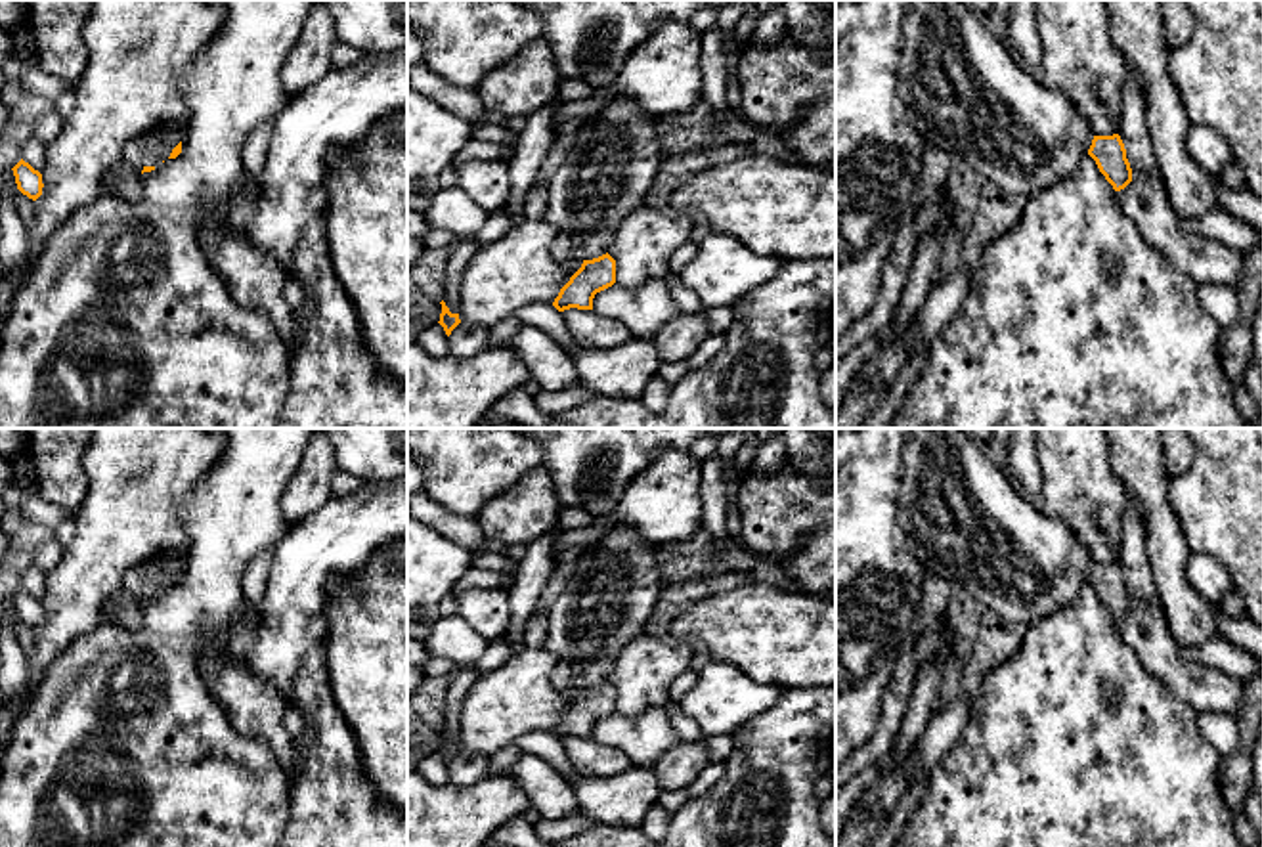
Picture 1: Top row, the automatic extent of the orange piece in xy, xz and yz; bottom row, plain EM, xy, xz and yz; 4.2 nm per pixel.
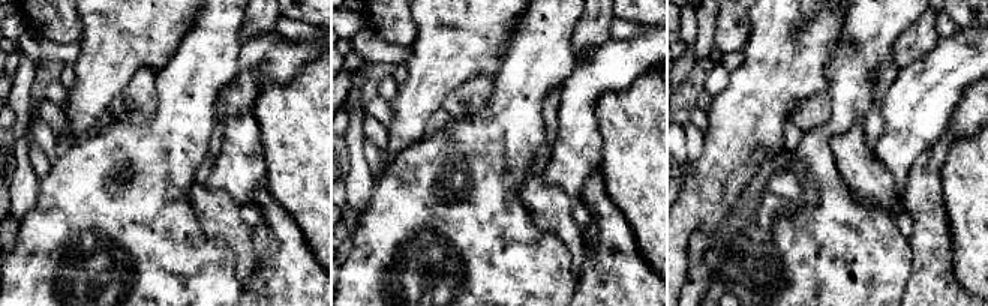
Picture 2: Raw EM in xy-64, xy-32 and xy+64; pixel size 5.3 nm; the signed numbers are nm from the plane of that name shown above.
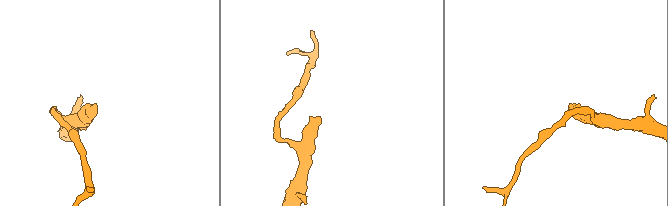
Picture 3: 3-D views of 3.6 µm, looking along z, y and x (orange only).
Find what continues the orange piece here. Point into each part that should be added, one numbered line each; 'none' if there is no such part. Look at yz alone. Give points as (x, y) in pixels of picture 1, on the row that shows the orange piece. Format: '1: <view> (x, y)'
1: yz (964, 94)

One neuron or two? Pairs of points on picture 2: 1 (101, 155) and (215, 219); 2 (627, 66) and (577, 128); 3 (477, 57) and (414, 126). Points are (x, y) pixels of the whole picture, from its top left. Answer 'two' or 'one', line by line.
1: two
2: one
3: one

